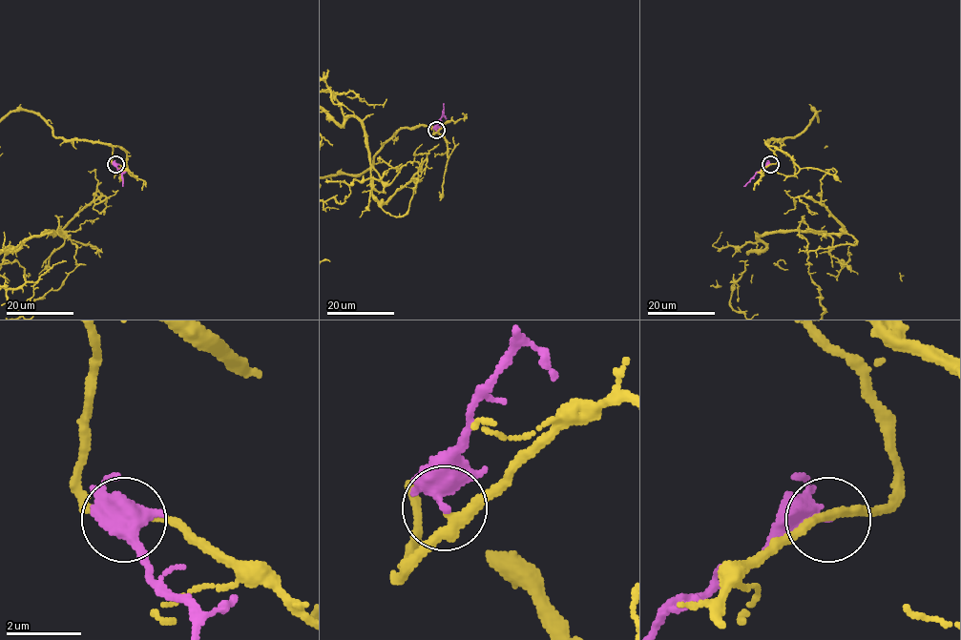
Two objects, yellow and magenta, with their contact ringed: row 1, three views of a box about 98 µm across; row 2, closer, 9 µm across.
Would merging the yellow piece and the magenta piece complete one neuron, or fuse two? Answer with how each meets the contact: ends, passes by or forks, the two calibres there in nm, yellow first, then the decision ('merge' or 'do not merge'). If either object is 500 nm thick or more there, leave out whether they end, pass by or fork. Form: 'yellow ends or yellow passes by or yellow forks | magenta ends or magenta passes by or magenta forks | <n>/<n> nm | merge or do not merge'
yellow passes by | magenta passes by | 260/320 nm | do not merge

